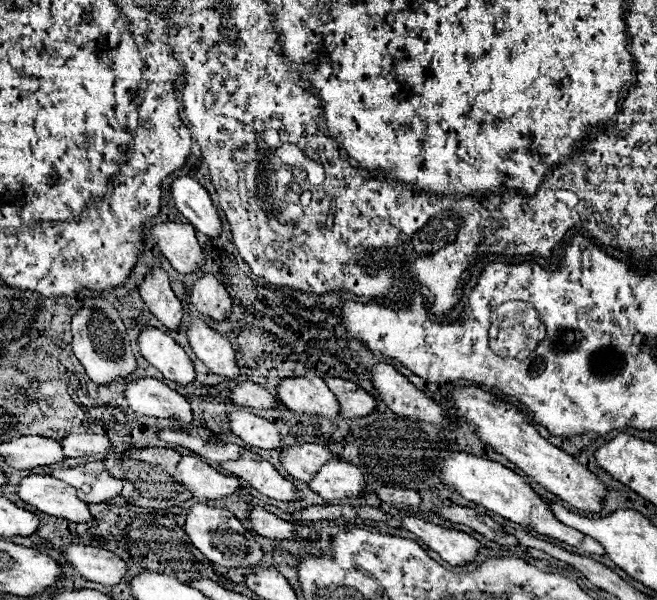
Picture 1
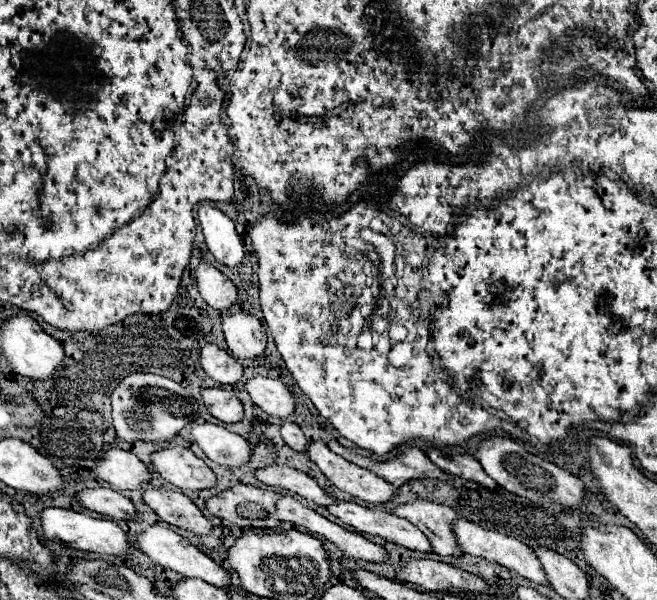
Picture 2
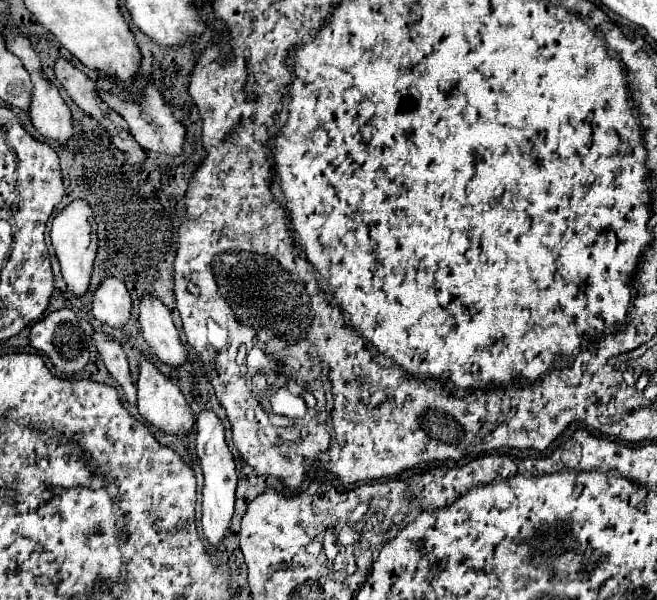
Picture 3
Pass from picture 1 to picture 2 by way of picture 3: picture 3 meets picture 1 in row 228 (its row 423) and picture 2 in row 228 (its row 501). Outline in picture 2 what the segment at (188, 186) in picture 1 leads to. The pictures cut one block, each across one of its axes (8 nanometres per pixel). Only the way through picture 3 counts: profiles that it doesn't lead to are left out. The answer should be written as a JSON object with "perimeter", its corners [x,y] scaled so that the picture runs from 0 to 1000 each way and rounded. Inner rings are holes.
{"perimeter":[[[304,343],[301,367],[311,383],[314,410],[320,413],[326,430],[350,447],[362,443],[371,433],[371,410],[365,403],[365,393],[359,390],[356,370],[323,343]]]}

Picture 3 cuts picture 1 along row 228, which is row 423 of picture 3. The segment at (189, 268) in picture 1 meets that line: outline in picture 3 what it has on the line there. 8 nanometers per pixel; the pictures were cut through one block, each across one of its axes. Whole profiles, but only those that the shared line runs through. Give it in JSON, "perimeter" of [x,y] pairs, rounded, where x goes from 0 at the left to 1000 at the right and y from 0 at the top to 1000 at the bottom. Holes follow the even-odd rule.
{"perimeter":[[[216,600],[213,607],[213,633],[210,633],[210,683],[213,690],[234,707],[237,713],[244,713],[250,723],[259,727],[280,727],[292,717],[295,710],[295,690],[280,663],[280,657],[274,653],[274,647],[268,640],[262,640],[240,613],[234,613],[225,600]]]}

